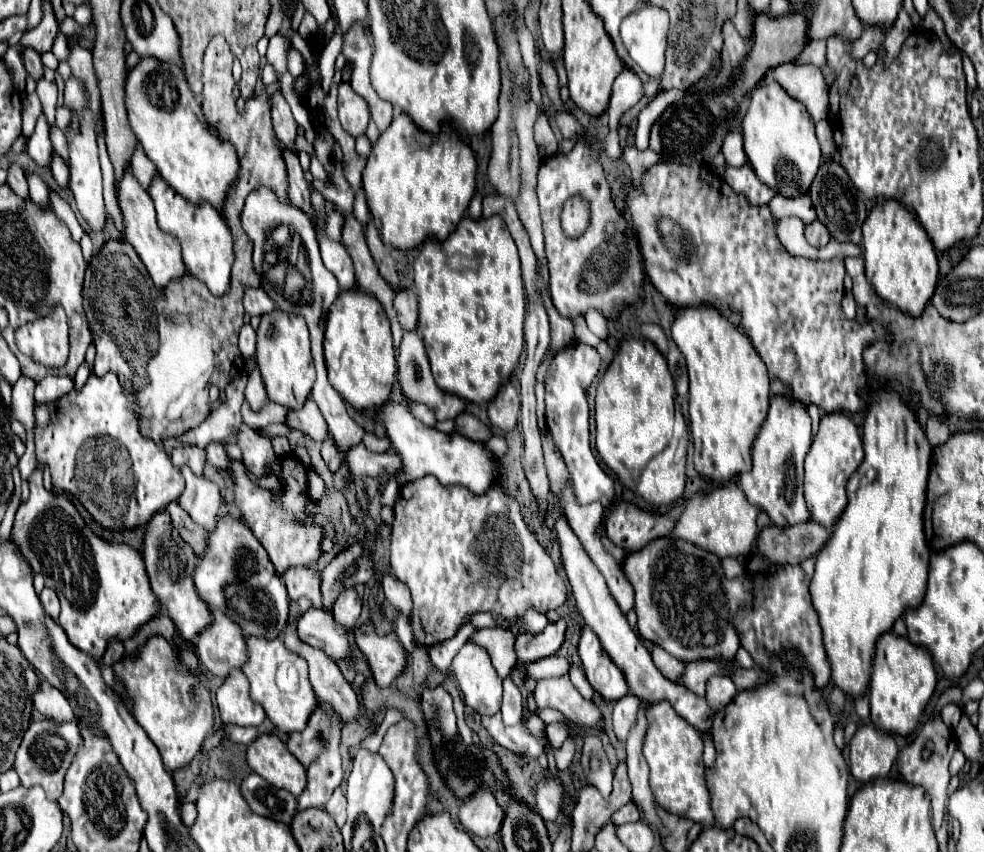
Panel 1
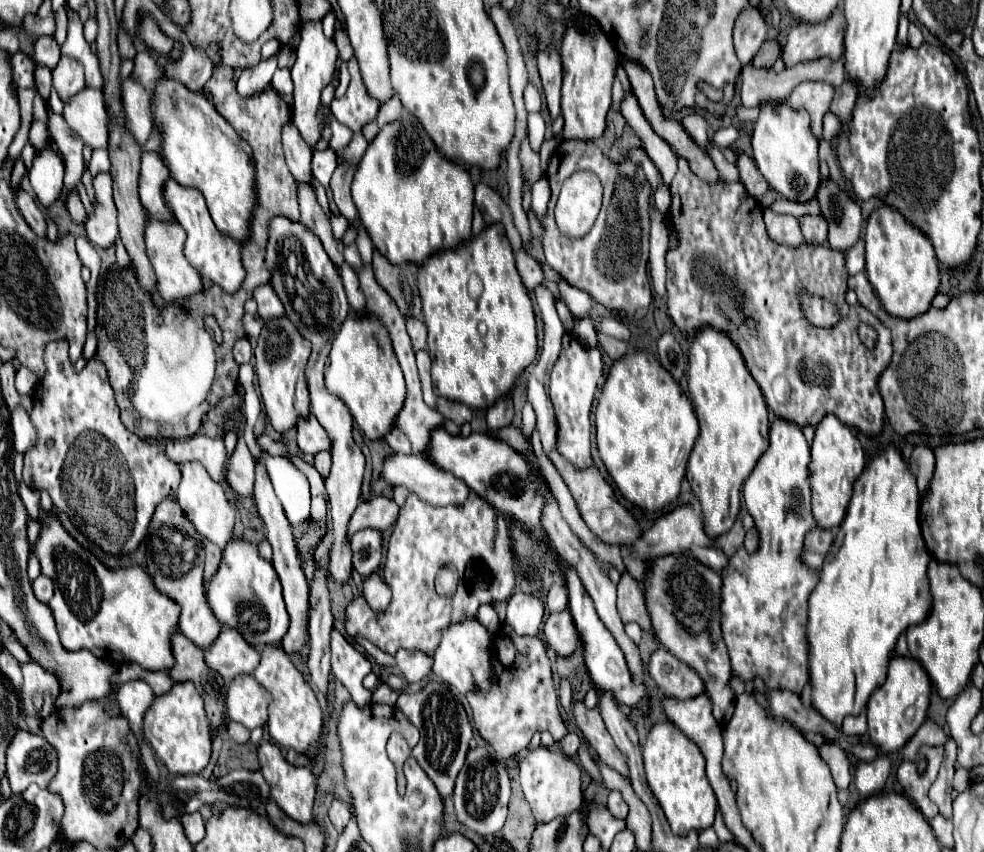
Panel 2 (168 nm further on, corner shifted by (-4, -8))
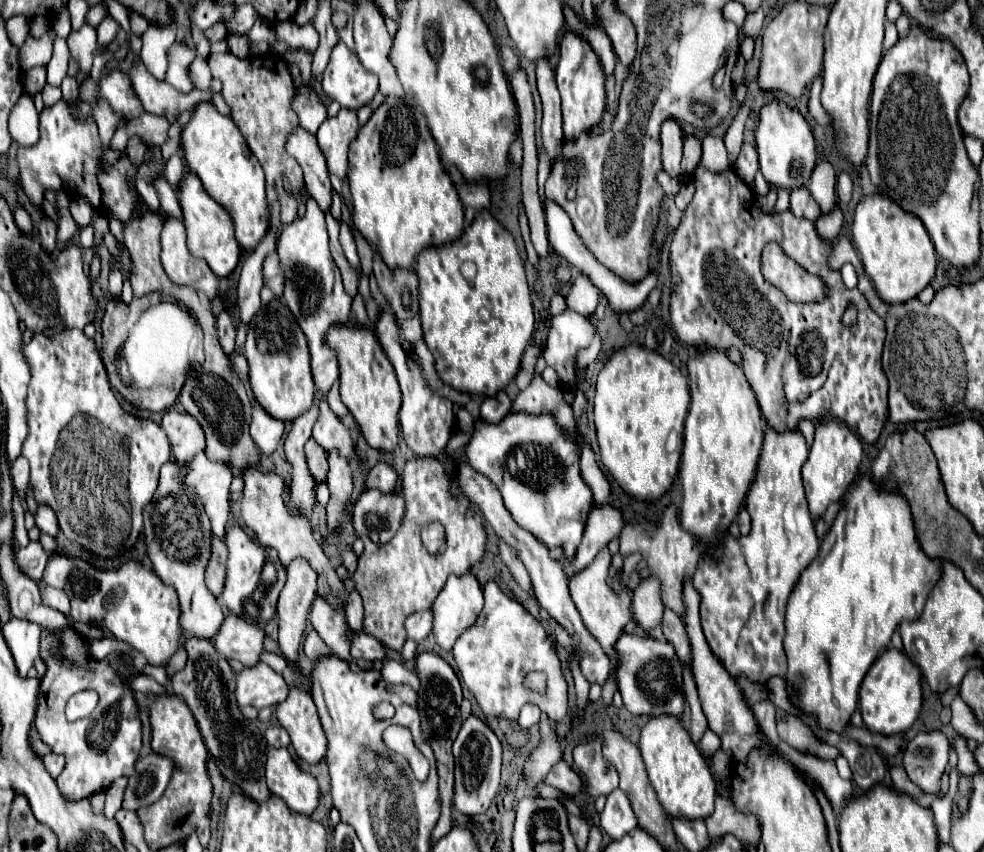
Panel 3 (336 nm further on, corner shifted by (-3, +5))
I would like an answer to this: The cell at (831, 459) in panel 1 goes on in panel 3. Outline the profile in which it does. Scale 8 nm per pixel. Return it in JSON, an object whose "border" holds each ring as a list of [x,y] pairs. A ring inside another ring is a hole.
{"border":[[[822,421],[816,425],[814,443],[802,467],[802,481],[812,519],[818,519],[830,503],[838,501],[848,491],[858,475],[860,461],[862,461],[862,445],[858,437],[850,429],[846,429],[846,425],[836,425],[836,421]]]}

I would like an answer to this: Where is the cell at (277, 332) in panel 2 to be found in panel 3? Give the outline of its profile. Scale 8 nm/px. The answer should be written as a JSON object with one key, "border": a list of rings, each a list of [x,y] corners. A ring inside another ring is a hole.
{"border":[[[274,299],[262,305],[254,319],[248,323],[248,335],[244,343],[244,355],[248,359],[248,385],[260,407],[280,421],[292,421],[306,413],[312,405],[314,379],[310,373],[310,351],[306,335],[292,317],[290,309]]]}

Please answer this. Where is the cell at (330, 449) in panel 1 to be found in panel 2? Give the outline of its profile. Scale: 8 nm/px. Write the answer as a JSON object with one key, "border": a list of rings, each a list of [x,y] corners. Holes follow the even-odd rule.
{"border":[[[319,452],[315,456],[315,468],[323,478],[327,478],[329,470],[331,470],[331,454],[329,452]]]}

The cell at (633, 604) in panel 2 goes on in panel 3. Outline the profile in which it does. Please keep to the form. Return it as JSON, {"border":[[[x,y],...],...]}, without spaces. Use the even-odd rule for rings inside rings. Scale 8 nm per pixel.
{"border":[[[670,609],[664,611],[664,619],[662,619],[662,629],[664,629],[664,637],[666,641],[670,641],[678,653],[678,657],[684,661],[686,667],[690,667],[692,661],[692,651],[690,651],[690,641],[684,629],[684,623],[680,617],[676,617],[676,613],[672,613]]]}

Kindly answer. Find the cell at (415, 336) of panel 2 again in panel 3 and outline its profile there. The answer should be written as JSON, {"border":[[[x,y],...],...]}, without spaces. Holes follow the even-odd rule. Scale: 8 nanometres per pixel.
{"border":[[[410,317],[406,321],[402,321],[402,331],[404,331],[404,337],[408,343],[416,343],[422,339],[422,325],[420,325],[420,317]]]}

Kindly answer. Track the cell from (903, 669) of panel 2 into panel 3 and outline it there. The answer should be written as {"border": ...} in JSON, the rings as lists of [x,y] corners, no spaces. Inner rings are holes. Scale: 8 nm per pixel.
{"border":[[[894,647],[884,649],[860,685],[860,713],[866,727],[880,735],[896,735],[910,729],[922,707],[920,679],[920,669],[916,669],[902,651]]]}

